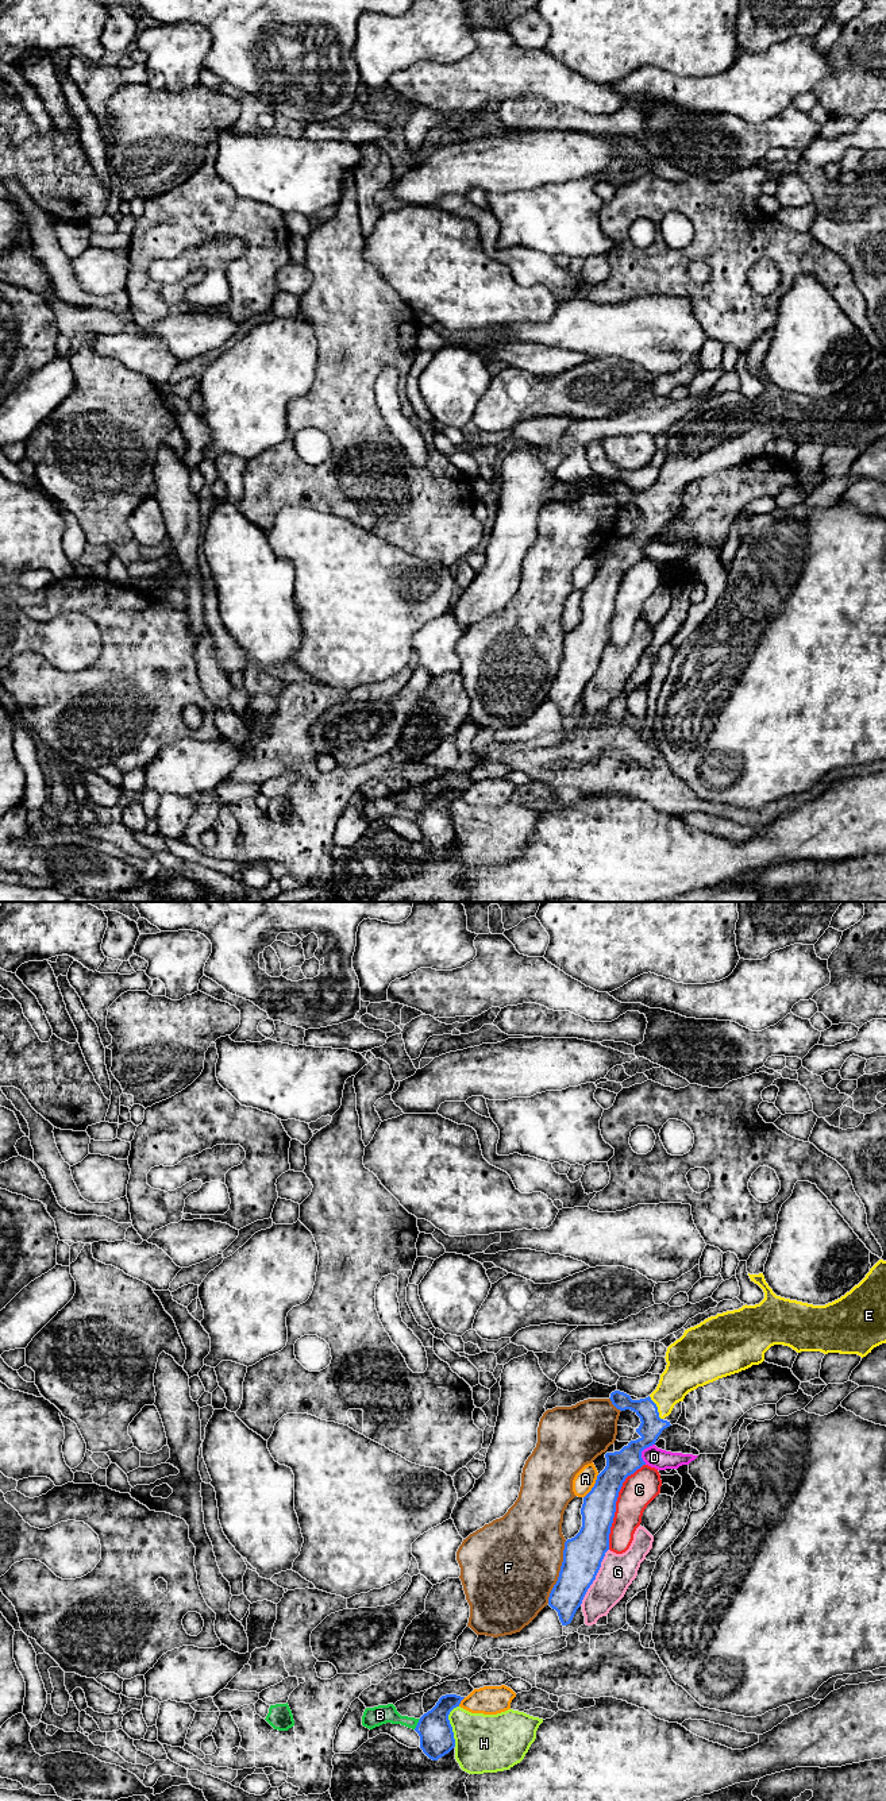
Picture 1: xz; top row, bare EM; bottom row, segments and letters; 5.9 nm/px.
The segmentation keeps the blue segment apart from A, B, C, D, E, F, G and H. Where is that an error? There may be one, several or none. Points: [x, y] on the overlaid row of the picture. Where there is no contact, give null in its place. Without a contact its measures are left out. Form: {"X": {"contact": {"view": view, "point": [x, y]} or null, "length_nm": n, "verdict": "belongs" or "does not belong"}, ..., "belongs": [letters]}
{"A": {"contact": {"view": "xz", "point": [593, 1487]}, "length_nm": 170, "verdict": "does not belong"}, "B": {"contact": {"view": "xz", "point": [418, 1724]}, "length_nm": 80, "verdict": "does not belong"}, "C": {"contact": {"view": "xz", "point": [615, 1504]}, "length_nm": 550, "verdict": "does not belong"}, "D": {"contact": {"view": "xz", "point": [642, 1450]}, "length_nm": 140, "verdict": "does not belong"}, "E": {"contact": {"view": "xz", "point": [657, 1408]}, "length_nm": 170, "verdict": "belongs"}, "F": {"contact": {"view": "xz", "point": [559, 1572]}, "length_nm": 400, "verdict": "does not belong"}, "G": {"contact": {"view": "xz", "point": [594, 1577]}, "length_nm": 380, "verdict": "does not belong"}, "H": {"contact": {"view": "xz", "point": [450, 1726]}, "length_nm": 240, "verdict": "does not belong"}, "belongs": ["E"]}

